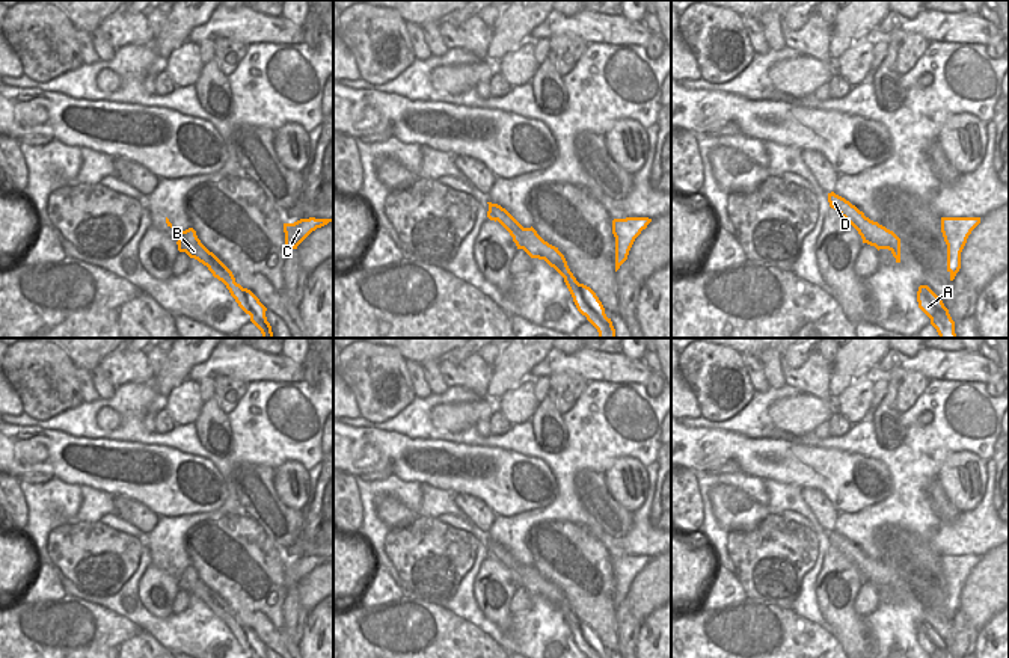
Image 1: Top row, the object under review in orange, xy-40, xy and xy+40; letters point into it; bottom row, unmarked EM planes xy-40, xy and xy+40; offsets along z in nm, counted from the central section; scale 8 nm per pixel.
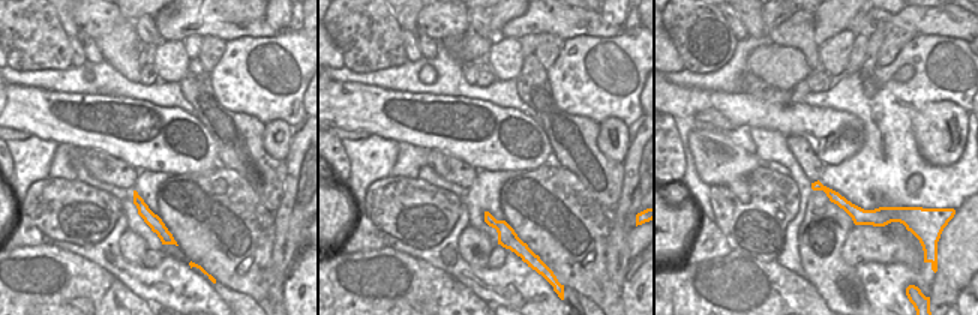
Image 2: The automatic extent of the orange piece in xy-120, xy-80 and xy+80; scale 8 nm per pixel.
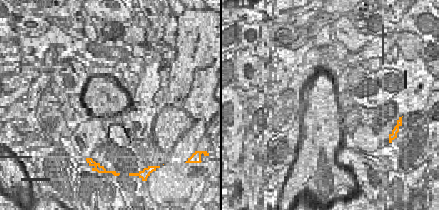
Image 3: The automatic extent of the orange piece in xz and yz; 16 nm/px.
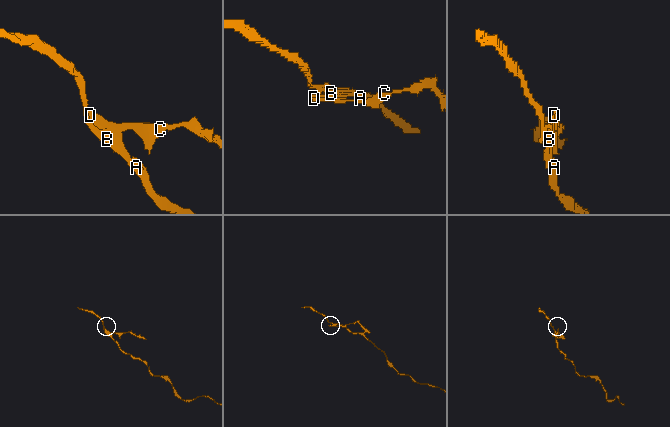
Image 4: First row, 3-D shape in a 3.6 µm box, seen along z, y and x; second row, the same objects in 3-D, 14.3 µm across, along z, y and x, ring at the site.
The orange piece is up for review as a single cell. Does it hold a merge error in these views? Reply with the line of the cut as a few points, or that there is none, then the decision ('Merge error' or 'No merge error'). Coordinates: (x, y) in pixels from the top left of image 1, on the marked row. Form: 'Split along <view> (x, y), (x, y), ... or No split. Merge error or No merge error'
Split along xy+40 (855, 227), (884, 246). Merge error.

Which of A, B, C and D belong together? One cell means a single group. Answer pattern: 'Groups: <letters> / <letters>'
Groups: A B / C D.

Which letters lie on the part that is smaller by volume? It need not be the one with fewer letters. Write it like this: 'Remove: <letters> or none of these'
Remove: C, D

